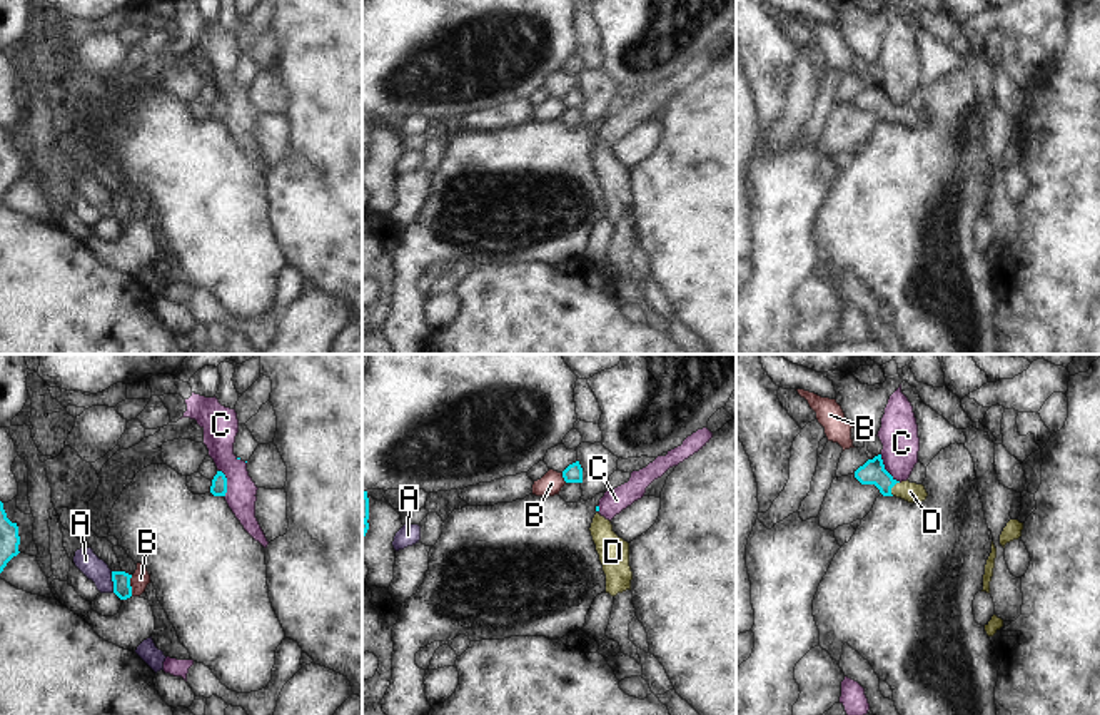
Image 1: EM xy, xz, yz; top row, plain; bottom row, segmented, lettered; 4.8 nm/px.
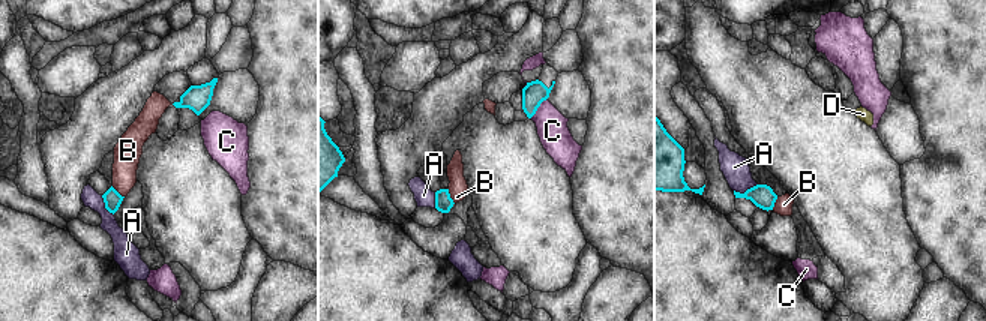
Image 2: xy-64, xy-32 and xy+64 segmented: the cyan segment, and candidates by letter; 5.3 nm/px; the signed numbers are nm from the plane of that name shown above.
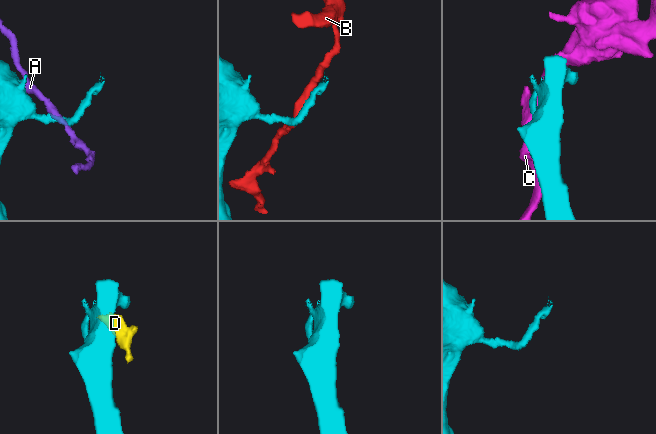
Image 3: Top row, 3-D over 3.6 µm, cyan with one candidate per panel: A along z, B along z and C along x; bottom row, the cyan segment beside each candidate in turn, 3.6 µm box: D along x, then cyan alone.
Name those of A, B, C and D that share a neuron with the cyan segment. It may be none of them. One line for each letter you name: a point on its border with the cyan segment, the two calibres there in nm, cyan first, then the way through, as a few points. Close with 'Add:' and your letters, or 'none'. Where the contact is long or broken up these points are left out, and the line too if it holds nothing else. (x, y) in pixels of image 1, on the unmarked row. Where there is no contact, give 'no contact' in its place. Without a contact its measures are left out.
D: contact yz (892, 112); calibres 120 and 100 nm; way yz (873, 97), (892, 112), (910, 117)
Add: D

